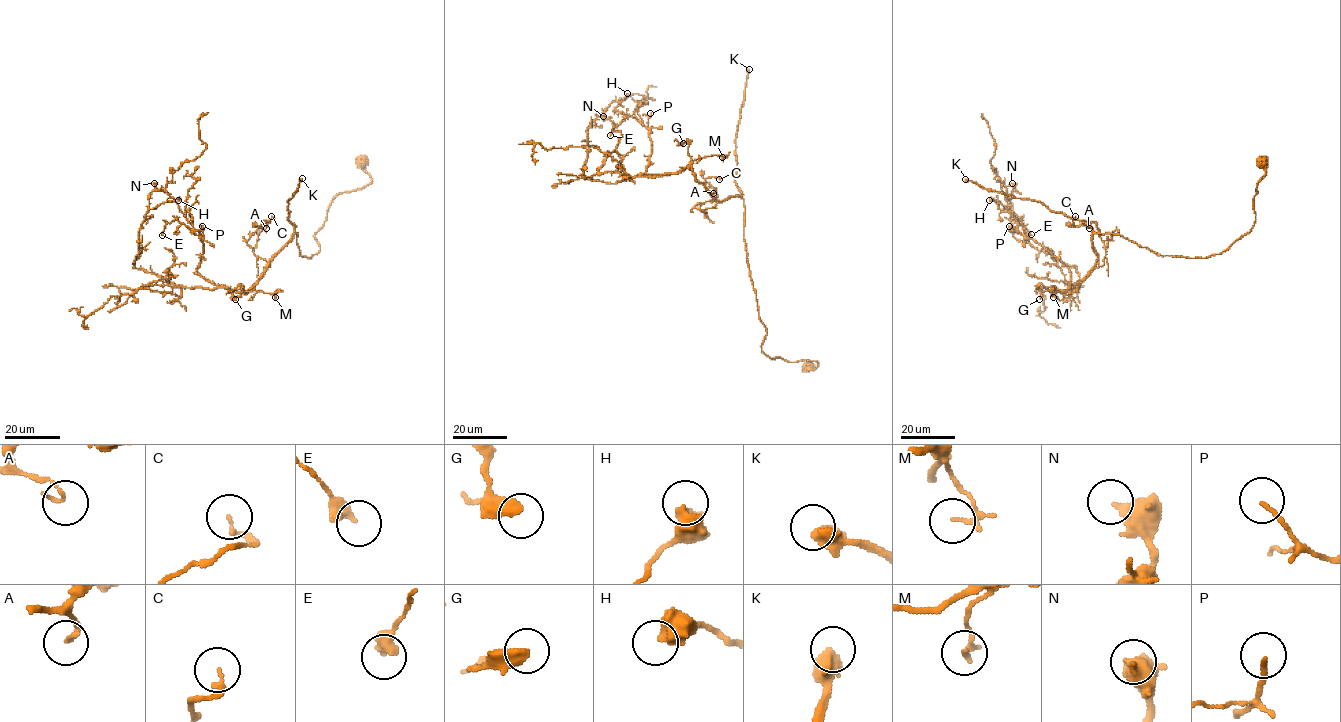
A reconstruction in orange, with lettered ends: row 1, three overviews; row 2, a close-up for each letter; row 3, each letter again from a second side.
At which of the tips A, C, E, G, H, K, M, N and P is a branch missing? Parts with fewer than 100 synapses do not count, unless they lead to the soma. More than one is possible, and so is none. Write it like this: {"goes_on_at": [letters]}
{"goes_on_at": ["K"]}

